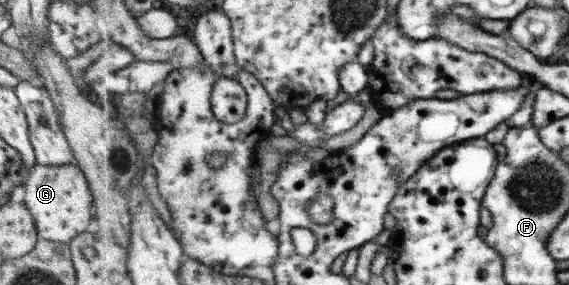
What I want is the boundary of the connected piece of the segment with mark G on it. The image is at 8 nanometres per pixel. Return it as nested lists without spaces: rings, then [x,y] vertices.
[[[34,163],[23,186],[23,203],[31,213],[37,239],[67,243],[93,228],[92,195],[77,164],[43,166]]]

